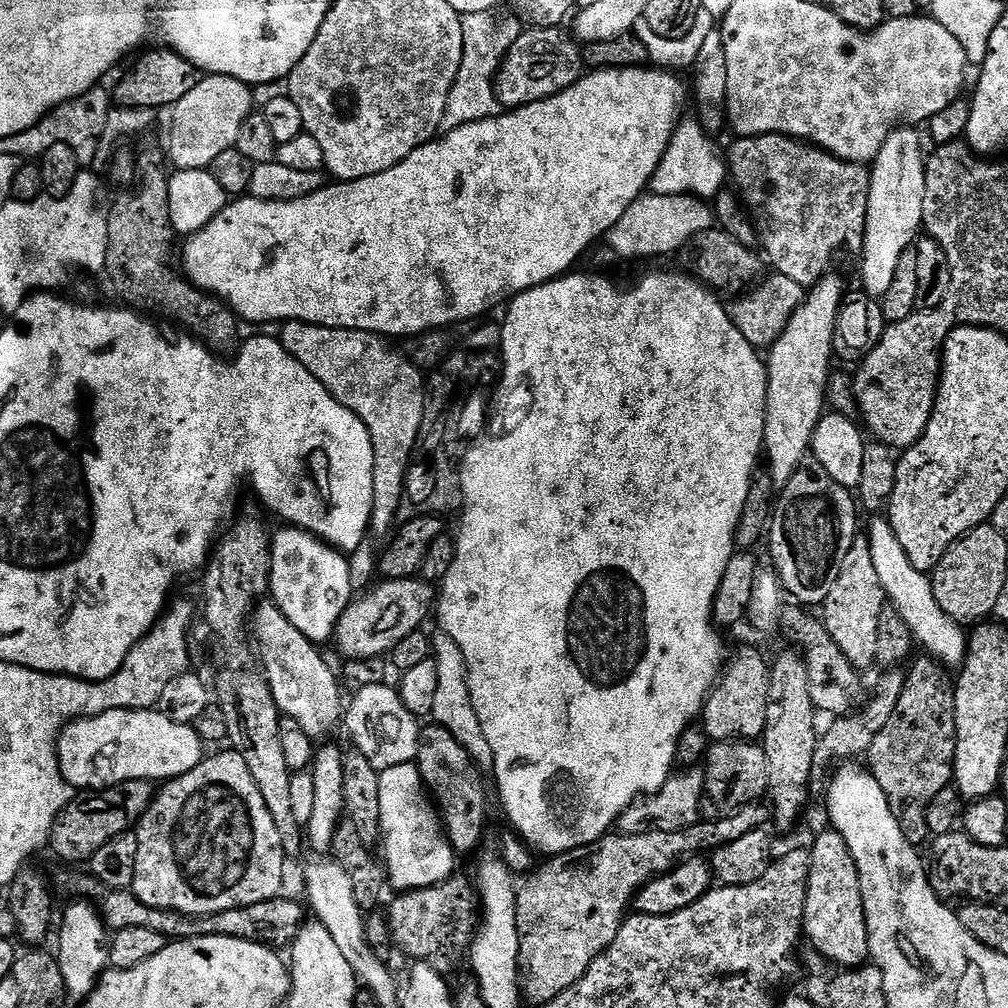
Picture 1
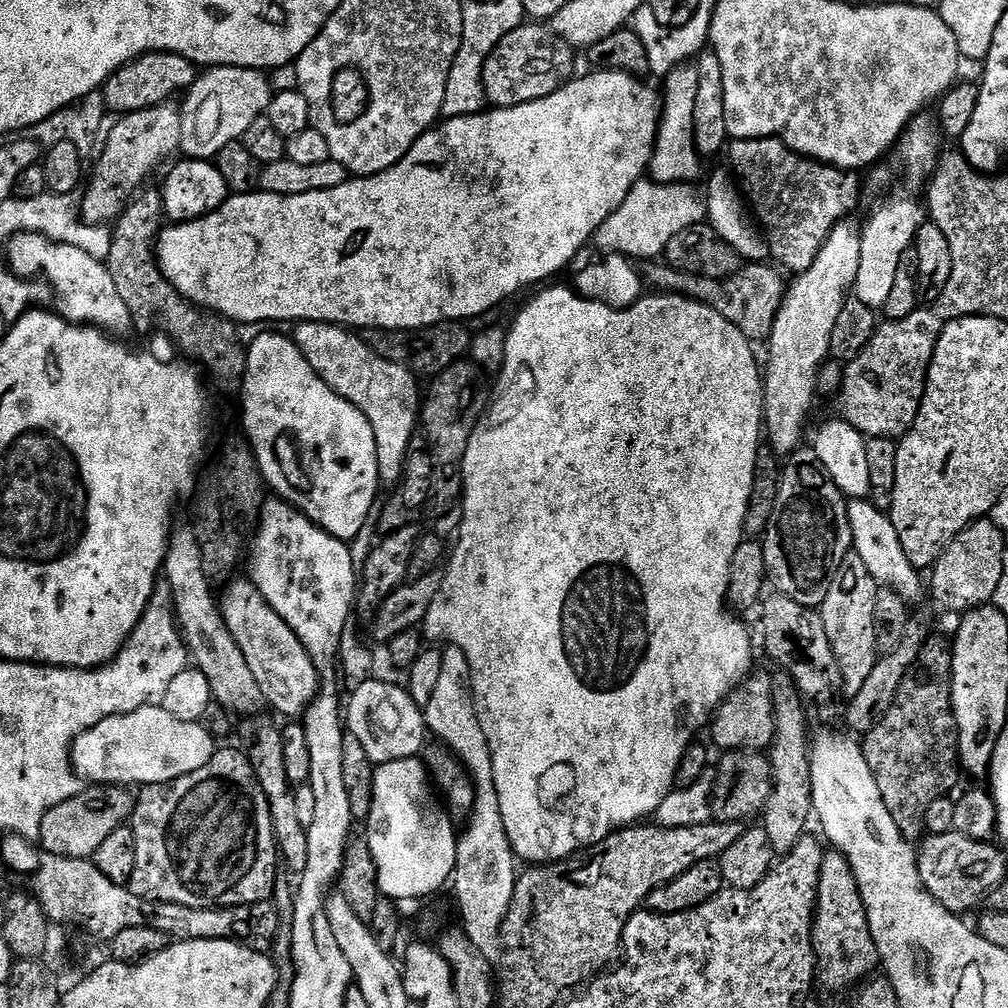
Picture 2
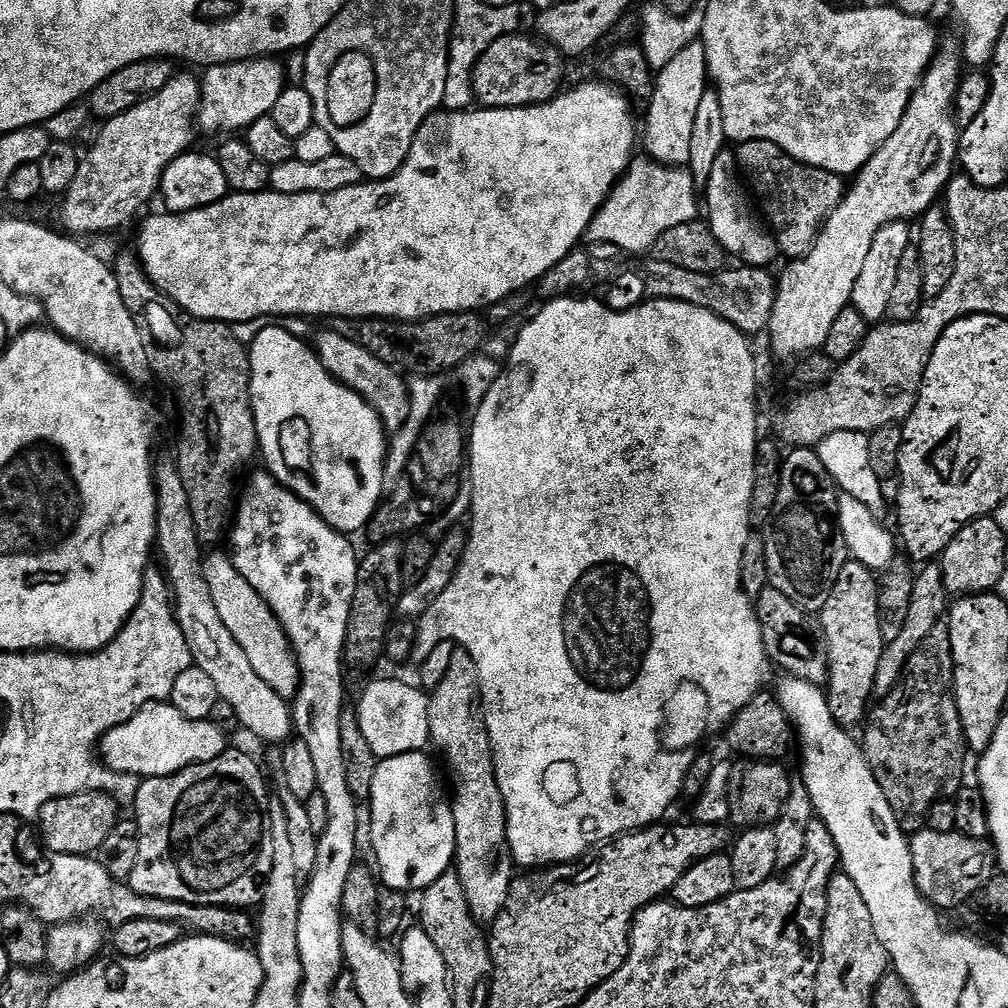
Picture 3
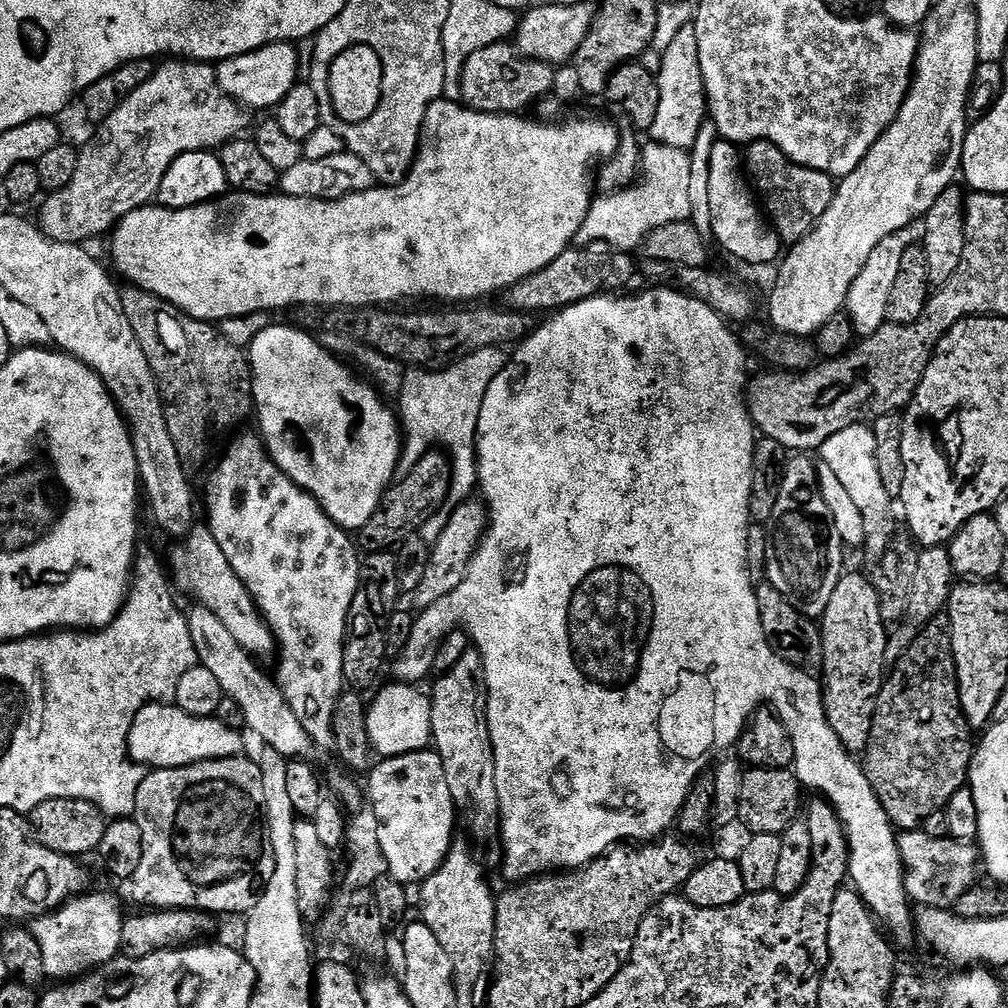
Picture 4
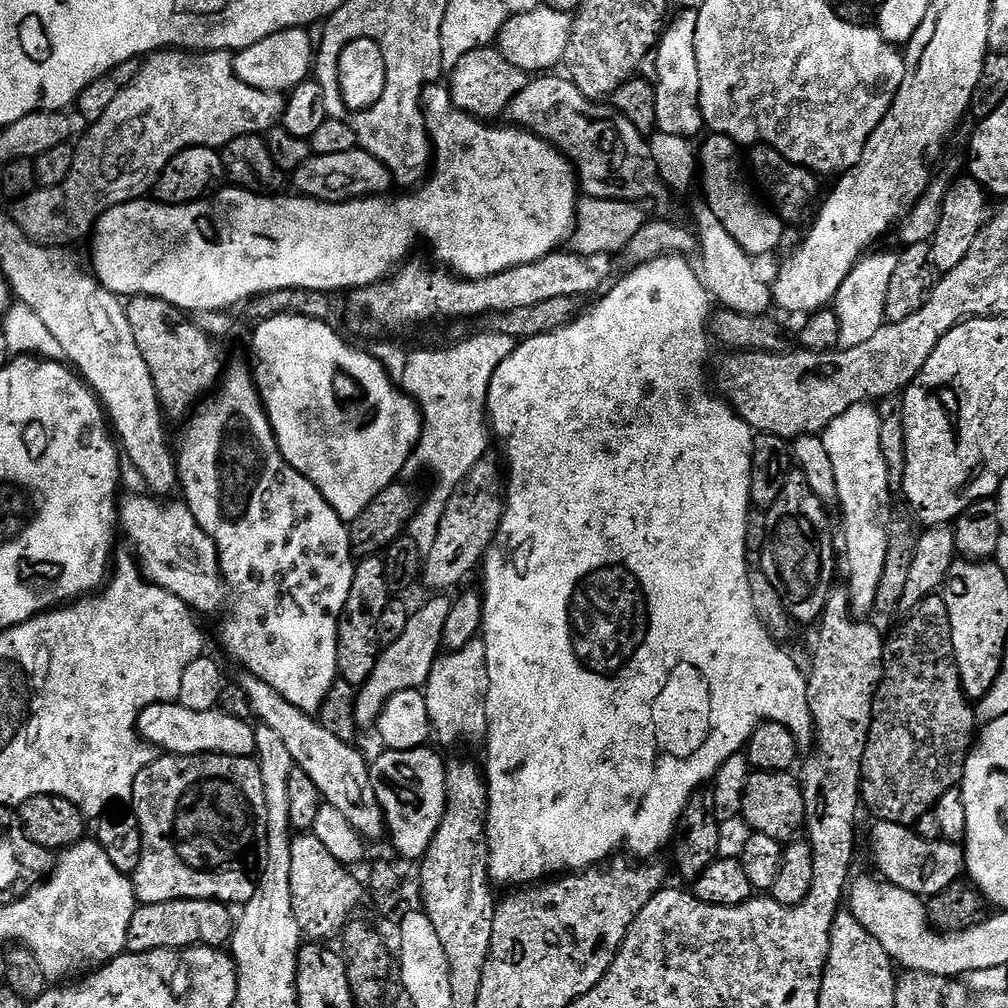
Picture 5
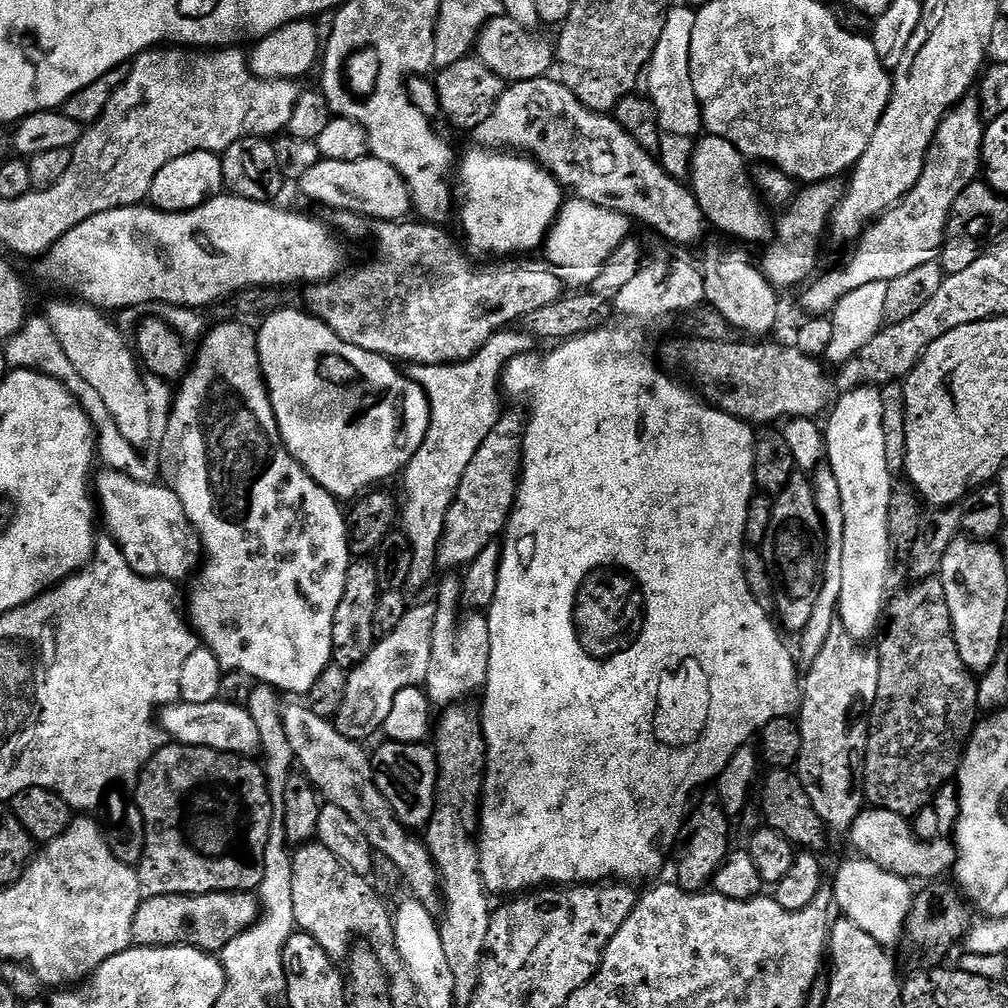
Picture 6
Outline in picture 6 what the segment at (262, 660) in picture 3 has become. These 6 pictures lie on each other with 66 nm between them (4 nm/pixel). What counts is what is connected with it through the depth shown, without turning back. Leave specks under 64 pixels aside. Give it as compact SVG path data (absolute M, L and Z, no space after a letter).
M108 470L112 472L104 472L95 477L94 480L94 496L98 501L98 512L102 517L102 524L108 527L108 532L111 539L114 541L117 548L120 549L120 553L126 558L126 562L130 566L130 570L134 570L139 574L139 576L145 578L159 578L165 582L173 582L172 580L184 580L188 575L195 573L197 571L198 565L202 560L202 545L193 529L192 524L188 520L188 515L186 510L182 506L182 502L178 502L178 494L174 494L172 489L167 486L161 486L159 483L156 485L156 482L141 482L135 480L133 476L127 476L126 473L122 470Z

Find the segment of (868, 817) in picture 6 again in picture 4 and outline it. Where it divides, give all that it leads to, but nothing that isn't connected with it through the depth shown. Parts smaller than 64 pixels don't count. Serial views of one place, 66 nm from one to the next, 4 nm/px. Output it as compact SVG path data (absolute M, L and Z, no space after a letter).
M904 830L898 839L904 863L904 889L917 905L951 909L969 886L977 883L976 871L981 871L982 856L975 843L953 840L947 834L932 835L925 830Z

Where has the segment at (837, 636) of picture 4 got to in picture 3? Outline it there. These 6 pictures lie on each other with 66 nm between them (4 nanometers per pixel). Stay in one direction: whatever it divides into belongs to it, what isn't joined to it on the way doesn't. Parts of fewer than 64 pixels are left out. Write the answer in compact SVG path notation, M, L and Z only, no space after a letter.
M849 559L838 574L838 582L834 582L834 590L830 590L830 598L826 598L826 606L818 613L818 627L824 632L824 641L828 647L828 705L830 714L839 724L853 726L863 725L870 712L868 699L874 696L874 674L878 674L878 662L884 653L885 642L878 620L878 576L872 569L862 566L854 559Z

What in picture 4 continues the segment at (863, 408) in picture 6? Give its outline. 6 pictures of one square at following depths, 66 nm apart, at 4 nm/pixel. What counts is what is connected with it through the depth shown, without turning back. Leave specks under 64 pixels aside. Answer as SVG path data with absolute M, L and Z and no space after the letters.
M861 422L846 426L846 430L838 430L818 450L822 462L838 474L838 482L846 486L850 498L854 498L858 508L862 510L862 522L864 523L863 551L868 551L874 558L880 558L888 549L894 535L892 528L892 504L894 498L886 490L882 482L882 474L878 470L878 458L876 457L876 435L872 433L867 423Z

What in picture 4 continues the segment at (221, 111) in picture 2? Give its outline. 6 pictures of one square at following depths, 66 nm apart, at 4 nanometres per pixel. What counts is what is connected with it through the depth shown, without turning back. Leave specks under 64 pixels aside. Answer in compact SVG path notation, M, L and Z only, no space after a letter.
M267 44L265 48L234 57L233 60L221 60L215 65L216 84L226 96L231 96L237 104L245 109L268 108L275 109L276 105L290 94L290 90L298 83L296 76L300 72L300 56L296 53L297 45Z

